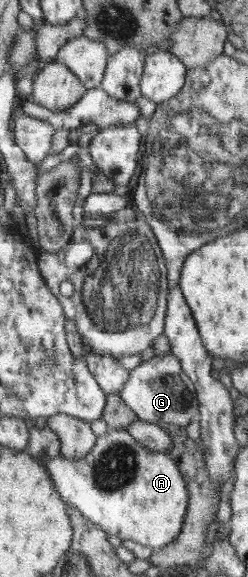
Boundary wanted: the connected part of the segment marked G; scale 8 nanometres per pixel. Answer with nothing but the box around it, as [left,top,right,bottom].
[120,353,200,428]

